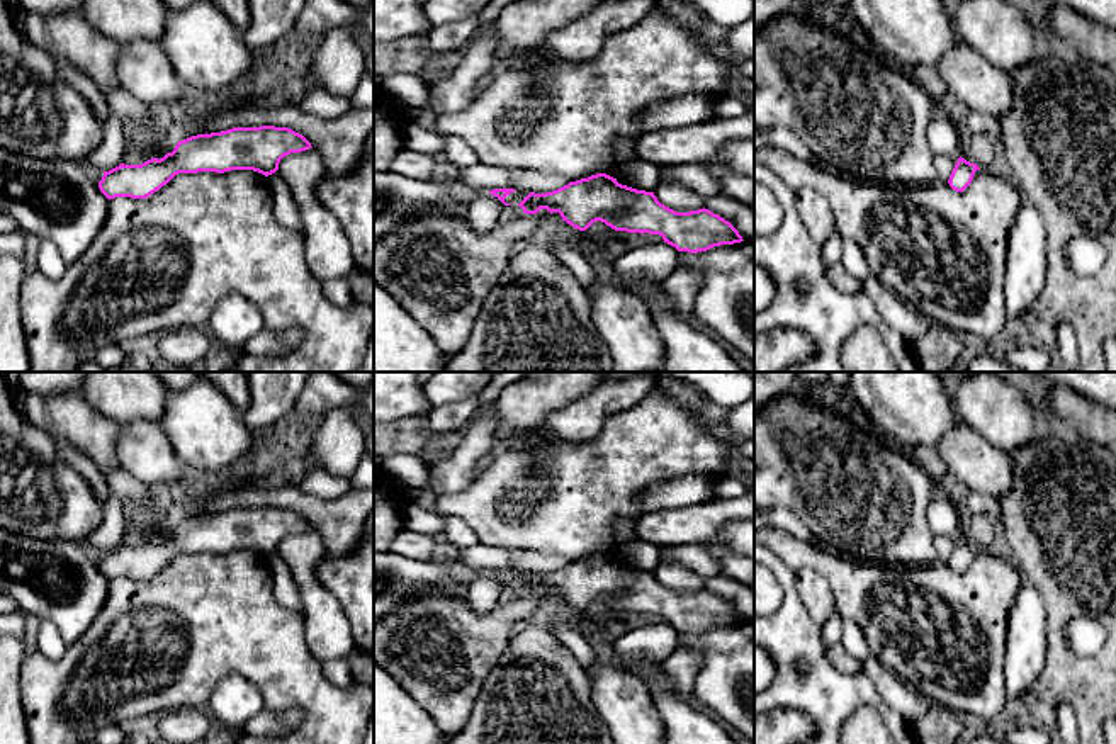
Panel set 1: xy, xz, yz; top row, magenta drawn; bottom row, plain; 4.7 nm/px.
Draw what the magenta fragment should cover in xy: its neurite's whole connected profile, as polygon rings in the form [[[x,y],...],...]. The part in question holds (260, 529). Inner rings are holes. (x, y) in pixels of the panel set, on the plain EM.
[[[260,506],[206,513],[178,521],[172,533],[163,525],[141,545],[121,544],[104,552],[99,569],[109,581],[146,579],[178,554],[253,550],[268,557],[279,550],[284,537],[309,528],[311,523],[289,508]]]

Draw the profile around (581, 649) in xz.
[[[555,622],[550,632],[571,651],[584,671],[600,661],[601,654],[571,623]]]

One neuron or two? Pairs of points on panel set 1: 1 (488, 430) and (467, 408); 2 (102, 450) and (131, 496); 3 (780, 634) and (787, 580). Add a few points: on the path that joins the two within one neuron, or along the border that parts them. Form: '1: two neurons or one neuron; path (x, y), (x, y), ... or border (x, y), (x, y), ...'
1: two neurons; border (478, 413), (462, 430)
2: two neurons; border (119, 466), (104, 476)
3: one neuron; path (790, 620), (790, 593)

